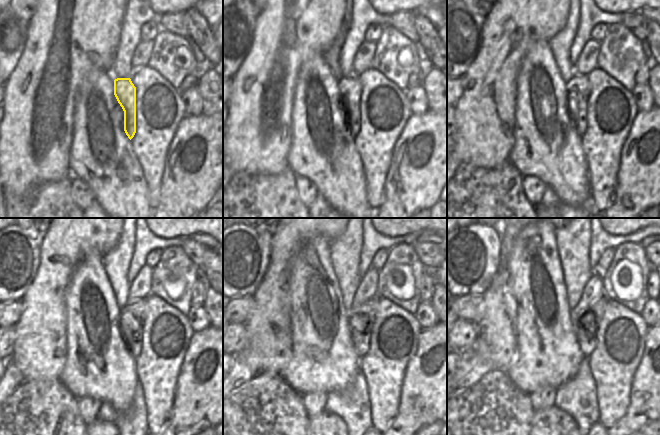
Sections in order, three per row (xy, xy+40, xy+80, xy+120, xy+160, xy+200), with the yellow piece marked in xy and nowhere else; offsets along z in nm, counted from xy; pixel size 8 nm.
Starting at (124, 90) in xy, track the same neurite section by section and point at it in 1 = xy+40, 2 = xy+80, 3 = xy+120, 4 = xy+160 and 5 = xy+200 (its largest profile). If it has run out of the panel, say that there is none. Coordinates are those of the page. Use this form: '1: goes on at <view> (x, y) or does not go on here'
1: goes on at xy+40 (350, 88)
2: goes on at xy+80 (577, 88)
3: goes on at xy+120 (132, 316)
4: goes on at xy+160 (361, 318)
5: goes on at xy+200 (586, 335)

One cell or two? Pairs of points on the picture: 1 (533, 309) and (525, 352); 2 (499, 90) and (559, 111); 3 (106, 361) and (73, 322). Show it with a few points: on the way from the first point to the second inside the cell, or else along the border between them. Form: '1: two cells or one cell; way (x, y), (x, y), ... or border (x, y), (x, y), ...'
1: one cell; way (533, 320), (533, 341)
2: two cells; border (518, 73), (516, 77), (515, 120)
3: one cell; way (97, 351), (83, 332)

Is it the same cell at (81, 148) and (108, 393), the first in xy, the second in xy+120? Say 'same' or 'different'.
same

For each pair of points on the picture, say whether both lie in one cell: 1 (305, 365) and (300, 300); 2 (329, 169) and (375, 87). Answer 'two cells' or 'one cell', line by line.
1: one cell
2: two cells

